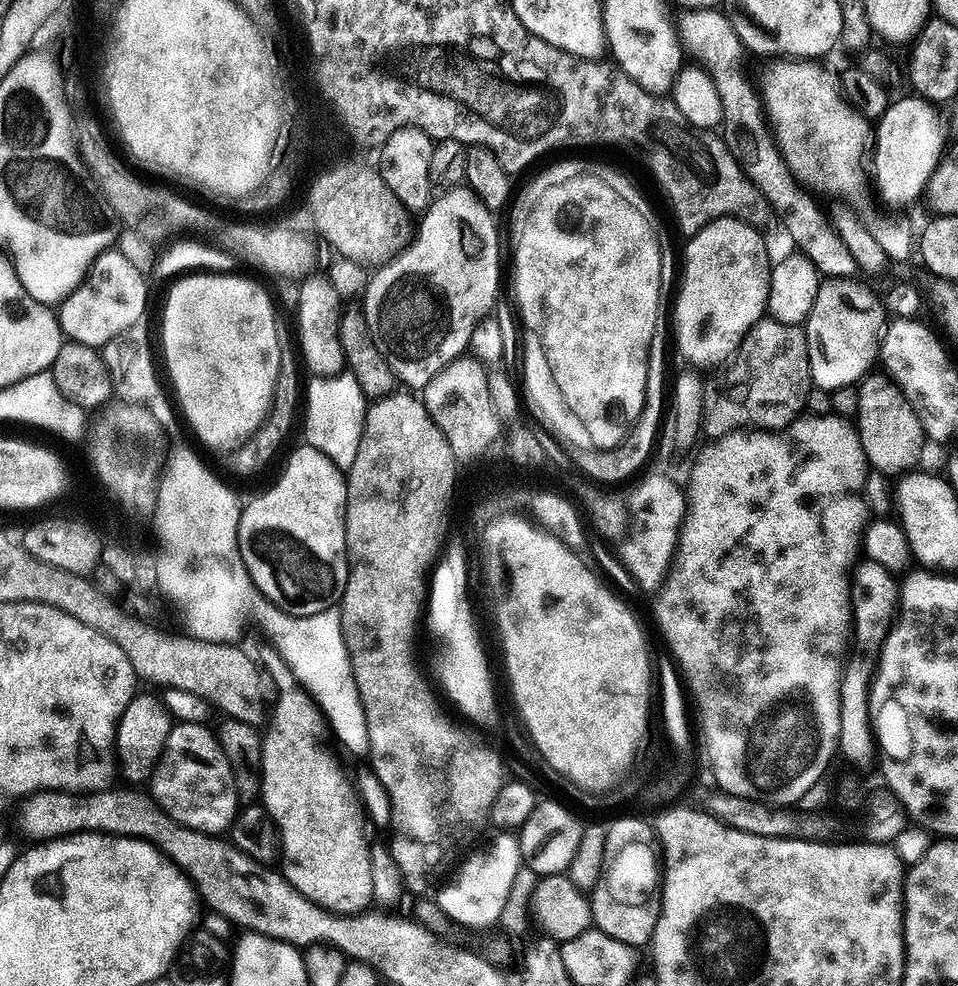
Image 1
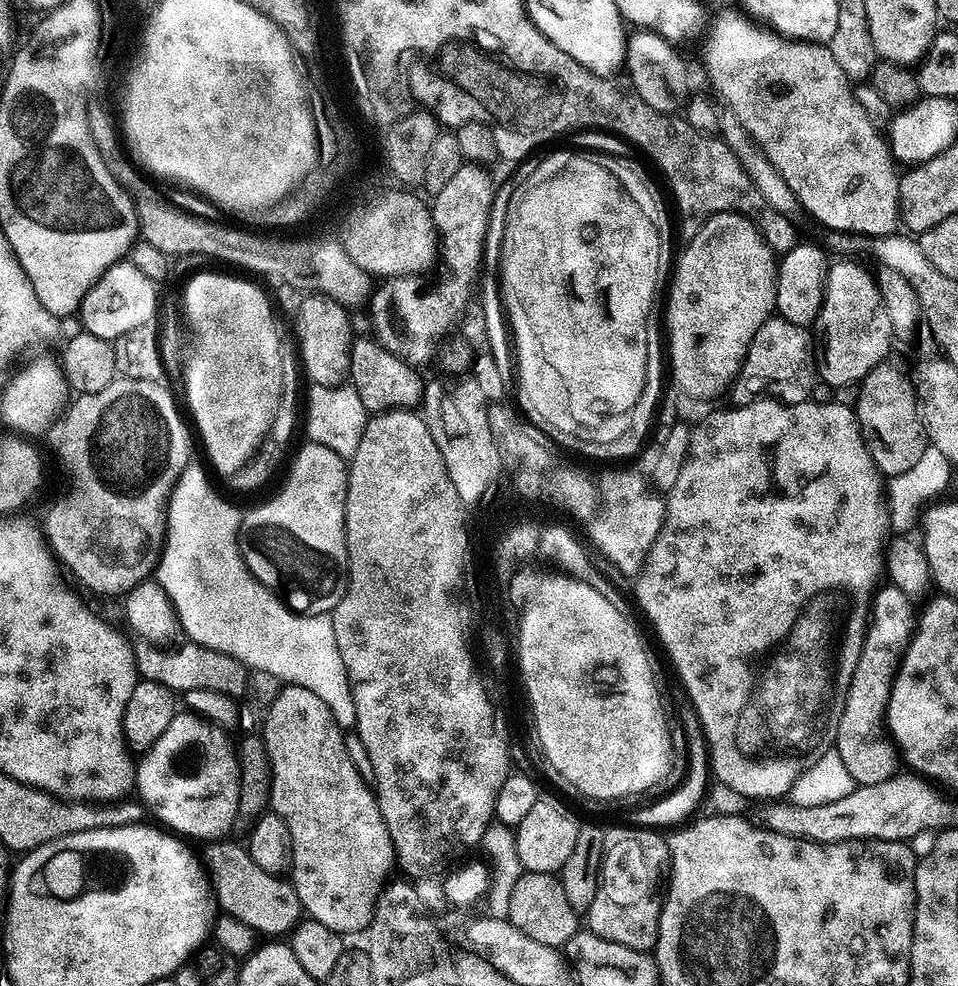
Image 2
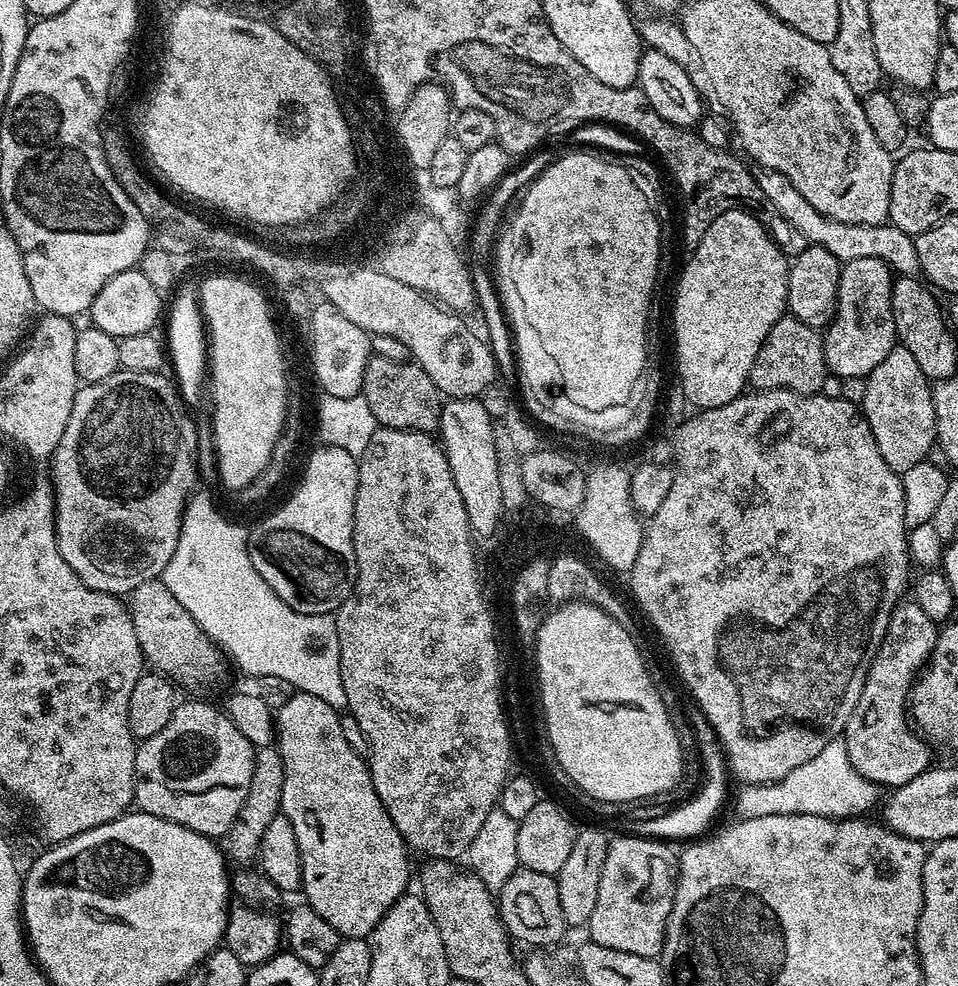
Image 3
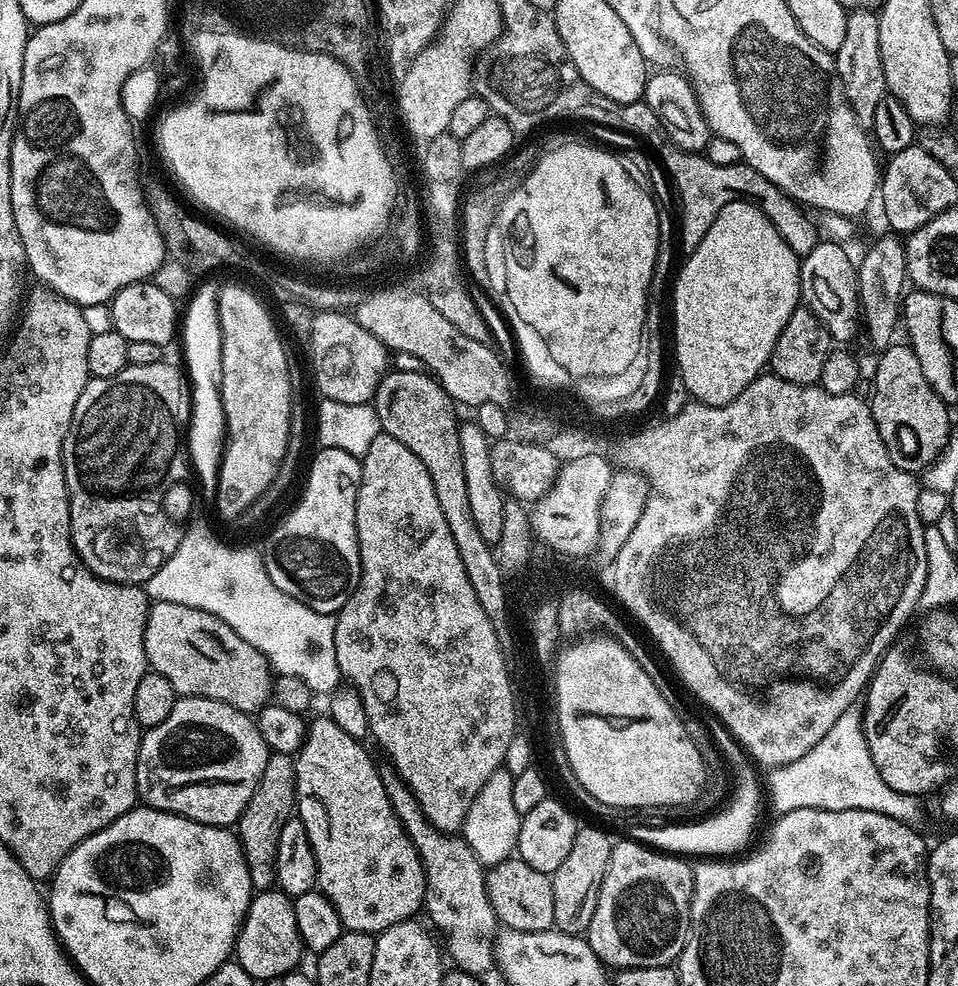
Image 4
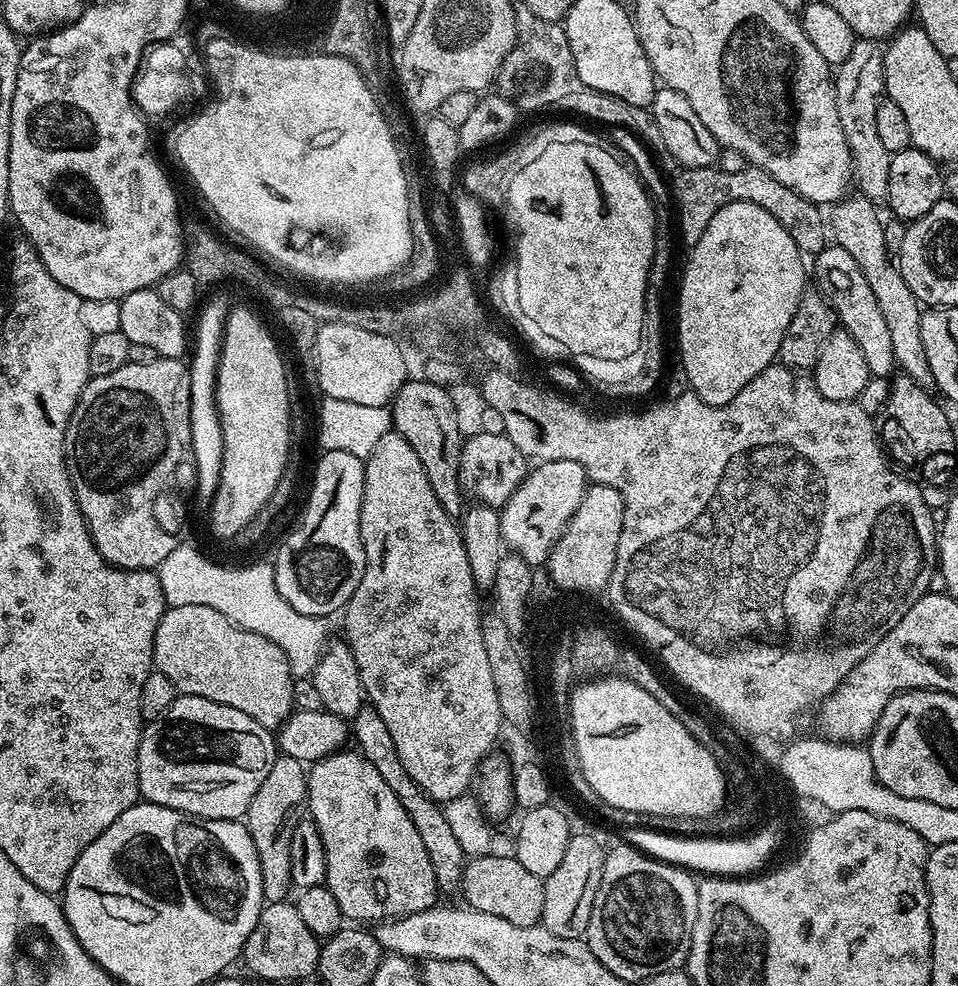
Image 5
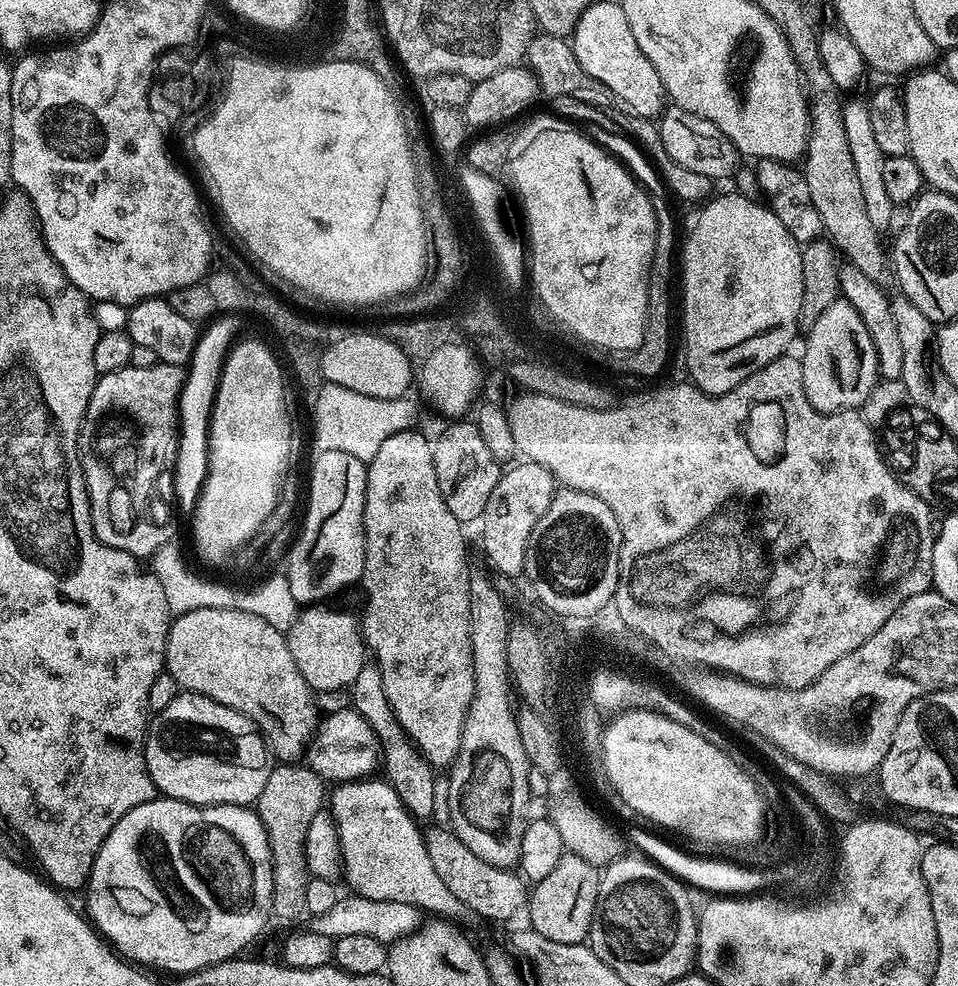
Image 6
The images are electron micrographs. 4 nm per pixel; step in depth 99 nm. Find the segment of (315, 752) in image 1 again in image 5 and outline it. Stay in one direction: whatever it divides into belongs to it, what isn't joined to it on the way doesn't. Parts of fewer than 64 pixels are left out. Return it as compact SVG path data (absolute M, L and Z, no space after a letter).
M341 750L330 754L326 758L315 761L307 769L308 807L306 809L307 815L318 826L322 844L326 850L326 878L324 884L330 890L330 894L334 894L334 898L338 901L338 906L342 910L345 921L368 922L364 920L372 920L371 922L387 922L393 918L418 914L427 908L437 907L438 889L434 878L434 866L430 866L430 854L426 854L426 846L422 843L422 837L418 835L418 829L415 828L414 822L410 822L410 814L406 814L406 810L402 810L402 802L398 798L398 794L394 794L394 790L390 790L390 786L386 786L382 774L378 774L378 770L374 770L374 766L370 766L367 758L360 755L359 751L348 751Z

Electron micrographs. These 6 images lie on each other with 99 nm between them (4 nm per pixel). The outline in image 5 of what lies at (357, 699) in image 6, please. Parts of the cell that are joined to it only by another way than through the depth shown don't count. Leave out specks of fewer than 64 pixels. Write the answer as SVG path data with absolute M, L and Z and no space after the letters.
M363 706L350 720L350 732L354 737L354 744L356 740L355 747L360 755L367 758L370 766L378 770L378 774L382 774L386 786L390 786L390 790L398 794L402 802L402 810L410 814L410 822L414 822L415 828L418 829L418 835L422 837L422 843L426 846L426 854L430 854L430 866L434 866L437 889L441 893L452 892L455 888L457 891L464 879L466 855L463 848L459 846L458 840L454 838L453 831L450 830L445 809L437 801L428 797L414 782L414 778L410 778L410 774L406 774L406 766L402 766L402 758L398 758L398 746L394 746L394 738L390 738L390 730L386 722L382 722L378 710L374 710L371 706Z

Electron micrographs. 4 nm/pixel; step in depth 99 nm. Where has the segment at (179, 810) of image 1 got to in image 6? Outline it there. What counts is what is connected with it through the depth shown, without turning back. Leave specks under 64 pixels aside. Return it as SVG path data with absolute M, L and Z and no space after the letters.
M181 691L180 695L174 698L174 702L166 706L166 710L151 717L148 734L144 738L144 757L146 770L161 797L201 806L255 805L262 794L262 786L266 786L270 771L268 745L265 744L264 736L256 728L256 724L250 722L250 718L202 694L185 691Z

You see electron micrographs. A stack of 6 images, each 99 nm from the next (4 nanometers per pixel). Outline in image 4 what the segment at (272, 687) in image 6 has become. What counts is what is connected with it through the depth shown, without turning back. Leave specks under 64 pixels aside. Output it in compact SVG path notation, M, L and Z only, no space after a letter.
M157 600L148 609L146 634L144 635L146 658L151 671L162 674L174 686L177 697L201 696L218 702L226 702L226 706L234 706L239 712L256 714L269 703L272 696L274 673L268 657L263 656L246 638L238 638L226 622L222 622L214 614L206 614L206 610L198 610L190 606L182 606L178 602Z

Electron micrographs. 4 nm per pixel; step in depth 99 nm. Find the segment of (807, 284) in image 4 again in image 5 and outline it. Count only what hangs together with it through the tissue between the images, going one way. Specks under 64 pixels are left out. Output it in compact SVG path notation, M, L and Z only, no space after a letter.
M834 242L829 243L821 252L815 253L813 260L816 261L813 264L811 261L810 272L811 275L812 272L816 275L817 285L815 284L815 287L820 295L828 301L828 305L832 307L839 327L848 332L850 338L854 338L854 342L858 342L858 350L862 350L862 358L866 358L869 373L873 377L891 377L897 371L894 345L890 339L890 330L882 318L882 310L878 310L878 298L874 298L874 290L870 290L870 282L866 282L866 274L862 274L862 270L858 270L858 262L854 262L853 256L845 248Z

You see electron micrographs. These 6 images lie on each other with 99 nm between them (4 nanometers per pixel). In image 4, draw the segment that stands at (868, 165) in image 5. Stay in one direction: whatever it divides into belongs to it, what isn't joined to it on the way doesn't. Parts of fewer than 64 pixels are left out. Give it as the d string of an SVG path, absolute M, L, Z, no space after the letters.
M851 9L846 18L846 39L834 54L842 90L846 94L848 105L861 122L870 122L874 118L874 109L888 92L886 74L882 74L882 50L878 50L879 21L879 15L873 9Z

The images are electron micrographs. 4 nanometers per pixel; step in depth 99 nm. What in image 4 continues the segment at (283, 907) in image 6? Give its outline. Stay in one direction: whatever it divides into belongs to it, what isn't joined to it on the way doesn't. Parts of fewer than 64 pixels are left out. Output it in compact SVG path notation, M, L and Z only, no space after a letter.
M272 752L266 762L266 770L262 770L262 778L258 778L258 786L238 821L240 845L250 870L253 889L268 890L275 885L278 834L282 834L282 826L286 826L295 810L296 761L286 753Z

